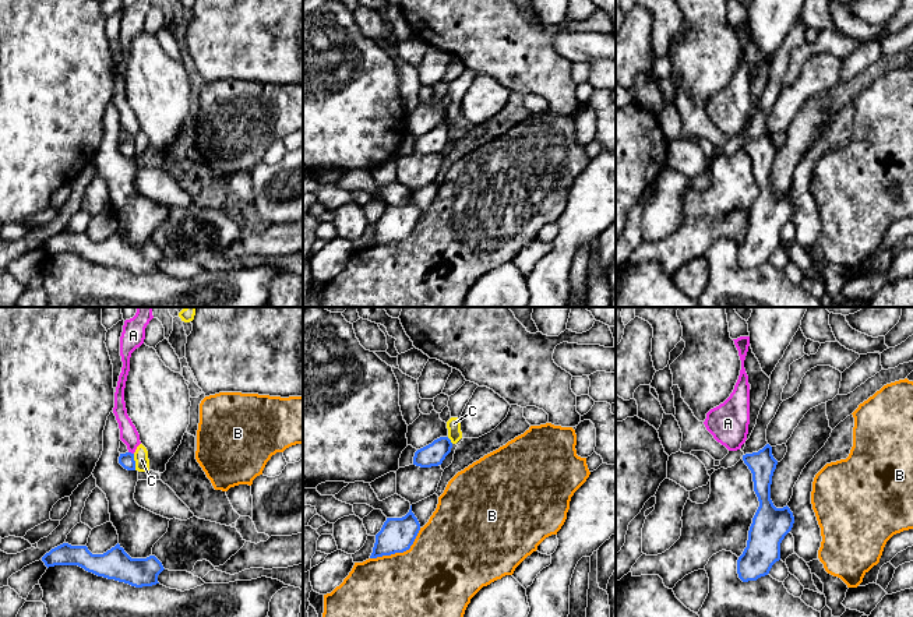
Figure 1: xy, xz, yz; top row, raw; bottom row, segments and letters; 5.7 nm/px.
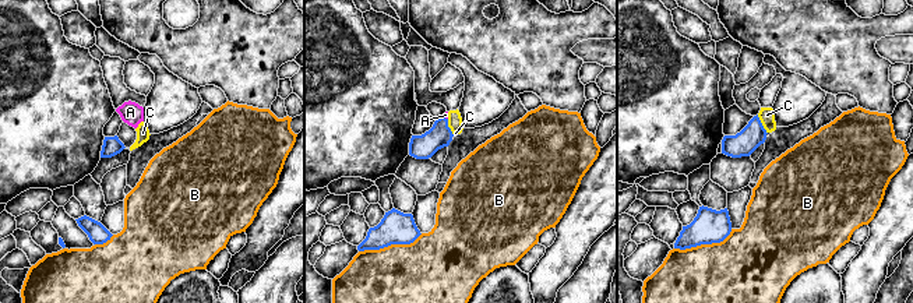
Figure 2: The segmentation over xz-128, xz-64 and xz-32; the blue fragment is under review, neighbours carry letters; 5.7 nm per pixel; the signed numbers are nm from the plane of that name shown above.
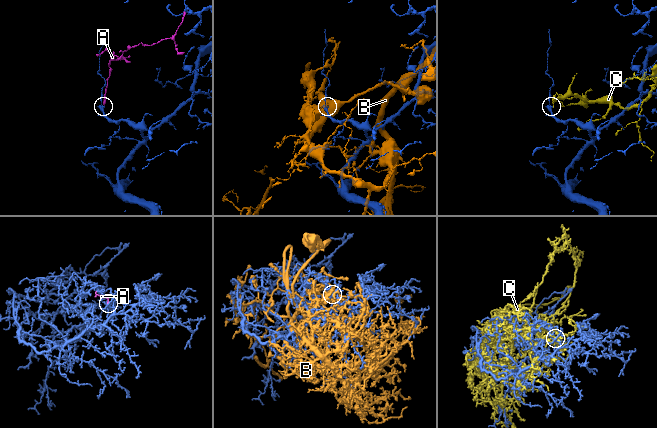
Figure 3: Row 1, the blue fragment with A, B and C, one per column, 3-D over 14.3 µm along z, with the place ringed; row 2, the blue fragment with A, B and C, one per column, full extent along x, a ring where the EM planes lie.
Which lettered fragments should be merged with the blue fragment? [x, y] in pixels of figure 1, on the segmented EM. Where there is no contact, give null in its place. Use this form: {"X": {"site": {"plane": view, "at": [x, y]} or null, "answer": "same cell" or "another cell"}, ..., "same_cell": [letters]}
{"A": {"site": {"plane": "xy", "at": [130, 452]}, "answer": "same cell"}, "B": {"site": {"plane": "xz", "at": [399, 552]}, "answer": "another cell"}, "C": {"site": {"plane": "xy", "at": [134, 462]}, "answer": "another cell"}, "same_cell": ["A"]}

